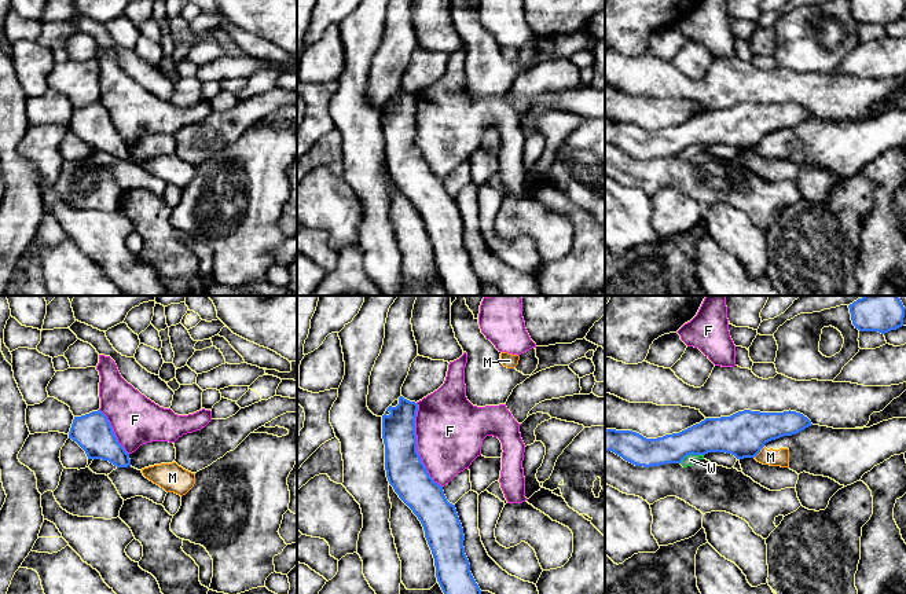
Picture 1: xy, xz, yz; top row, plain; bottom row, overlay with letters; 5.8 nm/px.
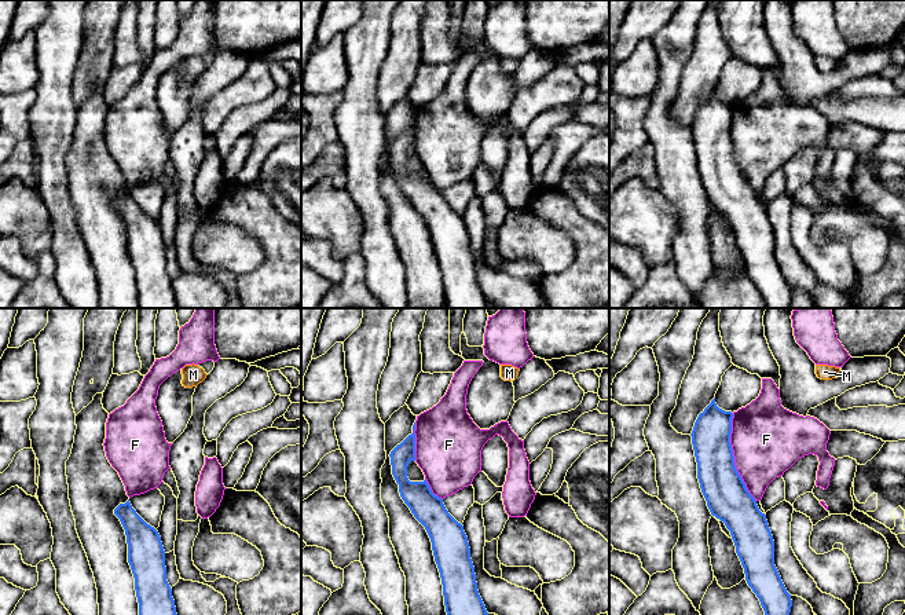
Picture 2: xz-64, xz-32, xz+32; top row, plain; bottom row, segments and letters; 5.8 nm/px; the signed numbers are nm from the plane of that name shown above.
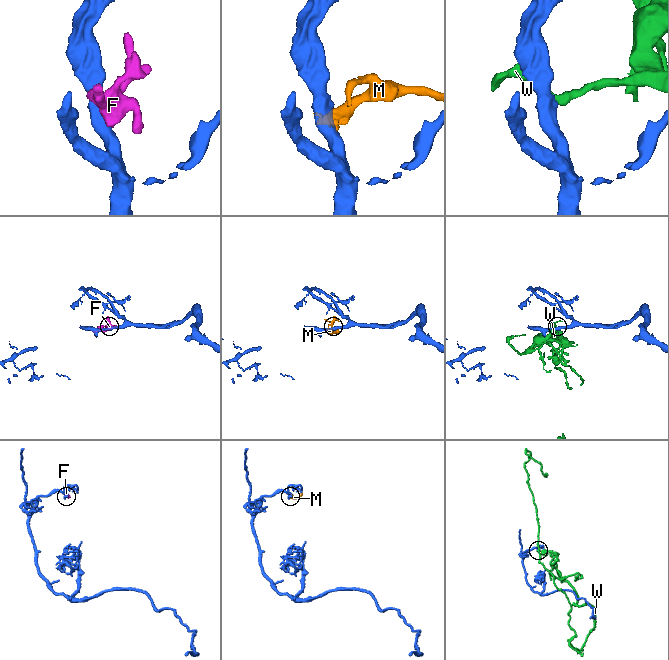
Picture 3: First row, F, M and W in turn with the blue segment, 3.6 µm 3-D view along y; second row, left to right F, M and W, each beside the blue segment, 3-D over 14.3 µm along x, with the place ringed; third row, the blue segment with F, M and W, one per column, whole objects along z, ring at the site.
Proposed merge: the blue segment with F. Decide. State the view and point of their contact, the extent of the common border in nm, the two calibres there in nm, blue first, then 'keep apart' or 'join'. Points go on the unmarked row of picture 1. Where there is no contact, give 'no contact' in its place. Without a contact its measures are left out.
contact xz (415, 138); length 500 nm; calibres 220 and 400 nm; keep apart

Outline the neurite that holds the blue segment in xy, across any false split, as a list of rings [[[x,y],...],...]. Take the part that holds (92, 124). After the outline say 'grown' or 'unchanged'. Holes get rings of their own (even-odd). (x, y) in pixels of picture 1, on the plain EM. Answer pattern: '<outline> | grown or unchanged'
[[[100,102],[74,109],[69,131],[85,143],[88,151],[109,153],[117,160],[131,158],[129,146],[118,135],[107,109]]] | unchanged

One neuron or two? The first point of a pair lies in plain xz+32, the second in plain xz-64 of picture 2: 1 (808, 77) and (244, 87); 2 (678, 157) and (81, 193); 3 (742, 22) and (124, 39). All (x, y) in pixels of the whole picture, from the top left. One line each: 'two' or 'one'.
1: two
2: two
3: one

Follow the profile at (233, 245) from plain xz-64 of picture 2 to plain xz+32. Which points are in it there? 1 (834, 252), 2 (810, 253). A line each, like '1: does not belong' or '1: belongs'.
1: does not belong
2: does not belong

